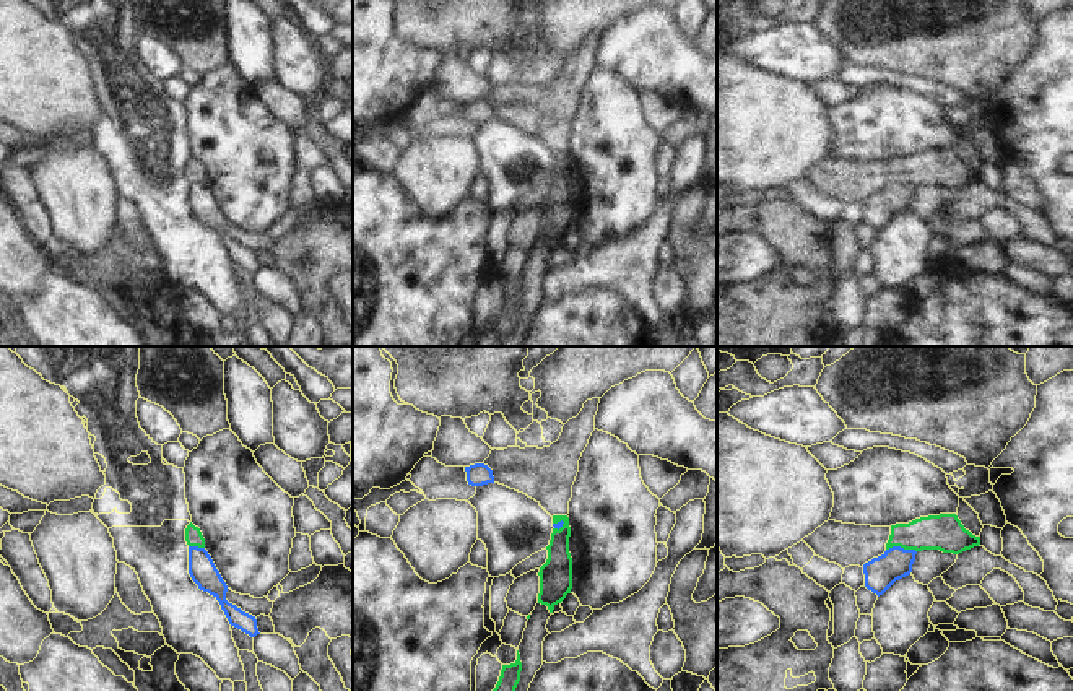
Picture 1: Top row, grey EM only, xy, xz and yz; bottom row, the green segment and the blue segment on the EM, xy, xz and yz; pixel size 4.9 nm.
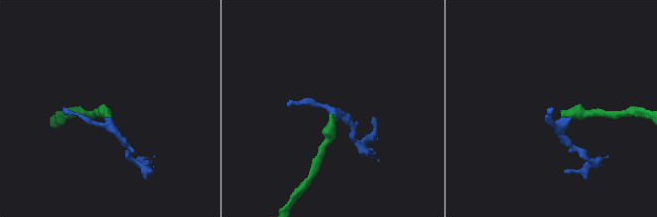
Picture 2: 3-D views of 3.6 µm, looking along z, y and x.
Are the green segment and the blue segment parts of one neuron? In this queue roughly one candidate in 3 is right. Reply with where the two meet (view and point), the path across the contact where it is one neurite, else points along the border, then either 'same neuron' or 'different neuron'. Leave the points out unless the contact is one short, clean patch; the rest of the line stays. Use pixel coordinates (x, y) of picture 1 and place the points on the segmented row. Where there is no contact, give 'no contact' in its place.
yz (901, 547) | along yz (886, 548), (903, 547), (916, 551) | different neuron

